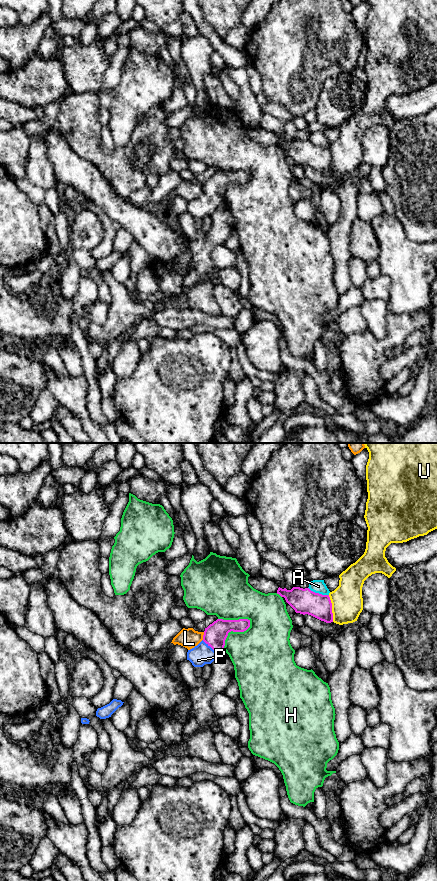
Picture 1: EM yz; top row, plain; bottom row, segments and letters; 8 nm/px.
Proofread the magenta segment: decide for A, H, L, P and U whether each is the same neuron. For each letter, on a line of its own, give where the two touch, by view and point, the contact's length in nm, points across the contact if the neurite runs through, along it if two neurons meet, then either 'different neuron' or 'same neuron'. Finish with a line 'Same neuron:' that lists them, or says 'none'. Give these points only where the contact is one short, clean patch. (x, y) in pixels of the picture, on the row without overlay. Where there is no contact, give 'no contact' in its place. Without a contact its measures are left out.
A: yz (318, 145) | 180 nm | different neuron
H: yz (234, 183) | 320 nm | different neuron
L: yz (203, 188) | 70 nm | along yz (204, 184), (202, 191) | different neuron
P: yz (210, 198) | 170 nm | across yz (215, 186), (210, 198), (202, 206) | same neuron
U: yz (331, 160) | 220 nm | along yz (328, 147), (331, 153), (333, 173) | different neuron
Same neuron: P

